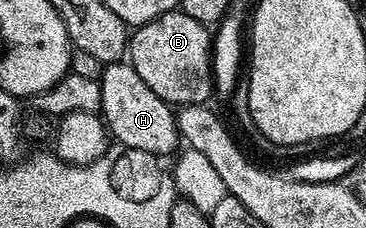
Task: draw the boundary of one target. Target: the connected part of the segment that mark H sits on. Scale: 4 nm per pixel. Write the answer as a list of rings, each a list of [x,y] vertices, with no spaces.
[[[129,62],[108,63],[103,66],[100,97],[102,98],[100,115],[115,144],[131,151],[143,151],[155,157],[170,154],[173,156],[179,150],[180,136],[175,108],[160,97],[156,97],[156,93],[152,93],[152,89],[144,85],[144,81],[140,81],[140,73],[136,73],[136,69],[131,67]]]

